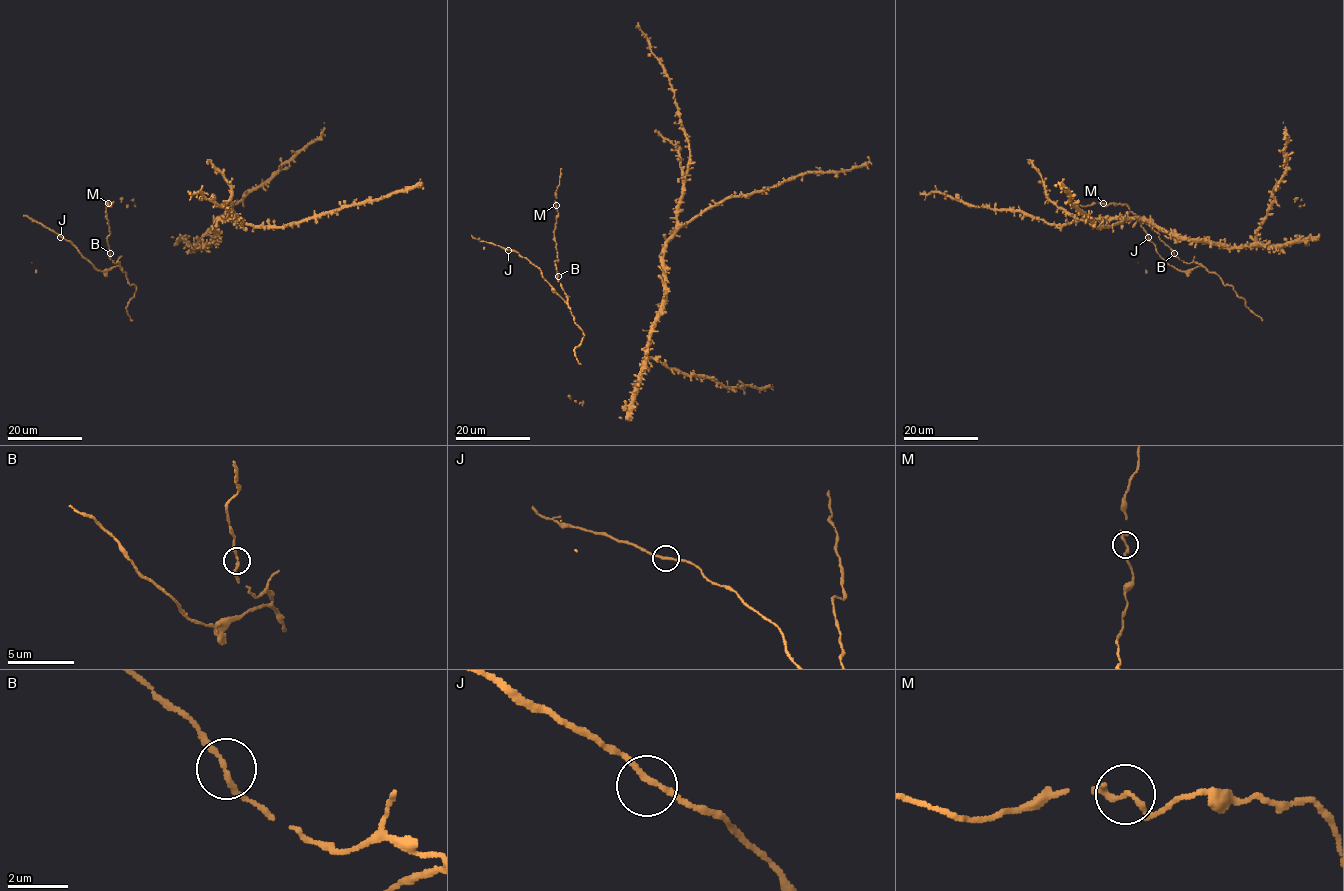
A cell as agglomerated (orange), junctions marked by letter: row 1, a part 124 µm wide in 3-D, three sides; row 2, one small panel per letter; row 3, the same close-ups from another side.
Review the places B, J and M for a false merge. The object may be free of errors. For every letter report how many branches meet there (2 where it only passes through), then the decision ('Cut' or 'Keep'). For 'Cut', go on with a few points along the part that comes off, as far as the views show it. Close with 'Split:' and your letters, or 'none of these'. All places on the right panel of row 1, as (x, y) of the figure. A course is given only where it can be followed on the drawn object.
B: Branches: 2. Keep
J: Branches: 2. Keep
M: Branches: 2. Keep
Split: none of these

